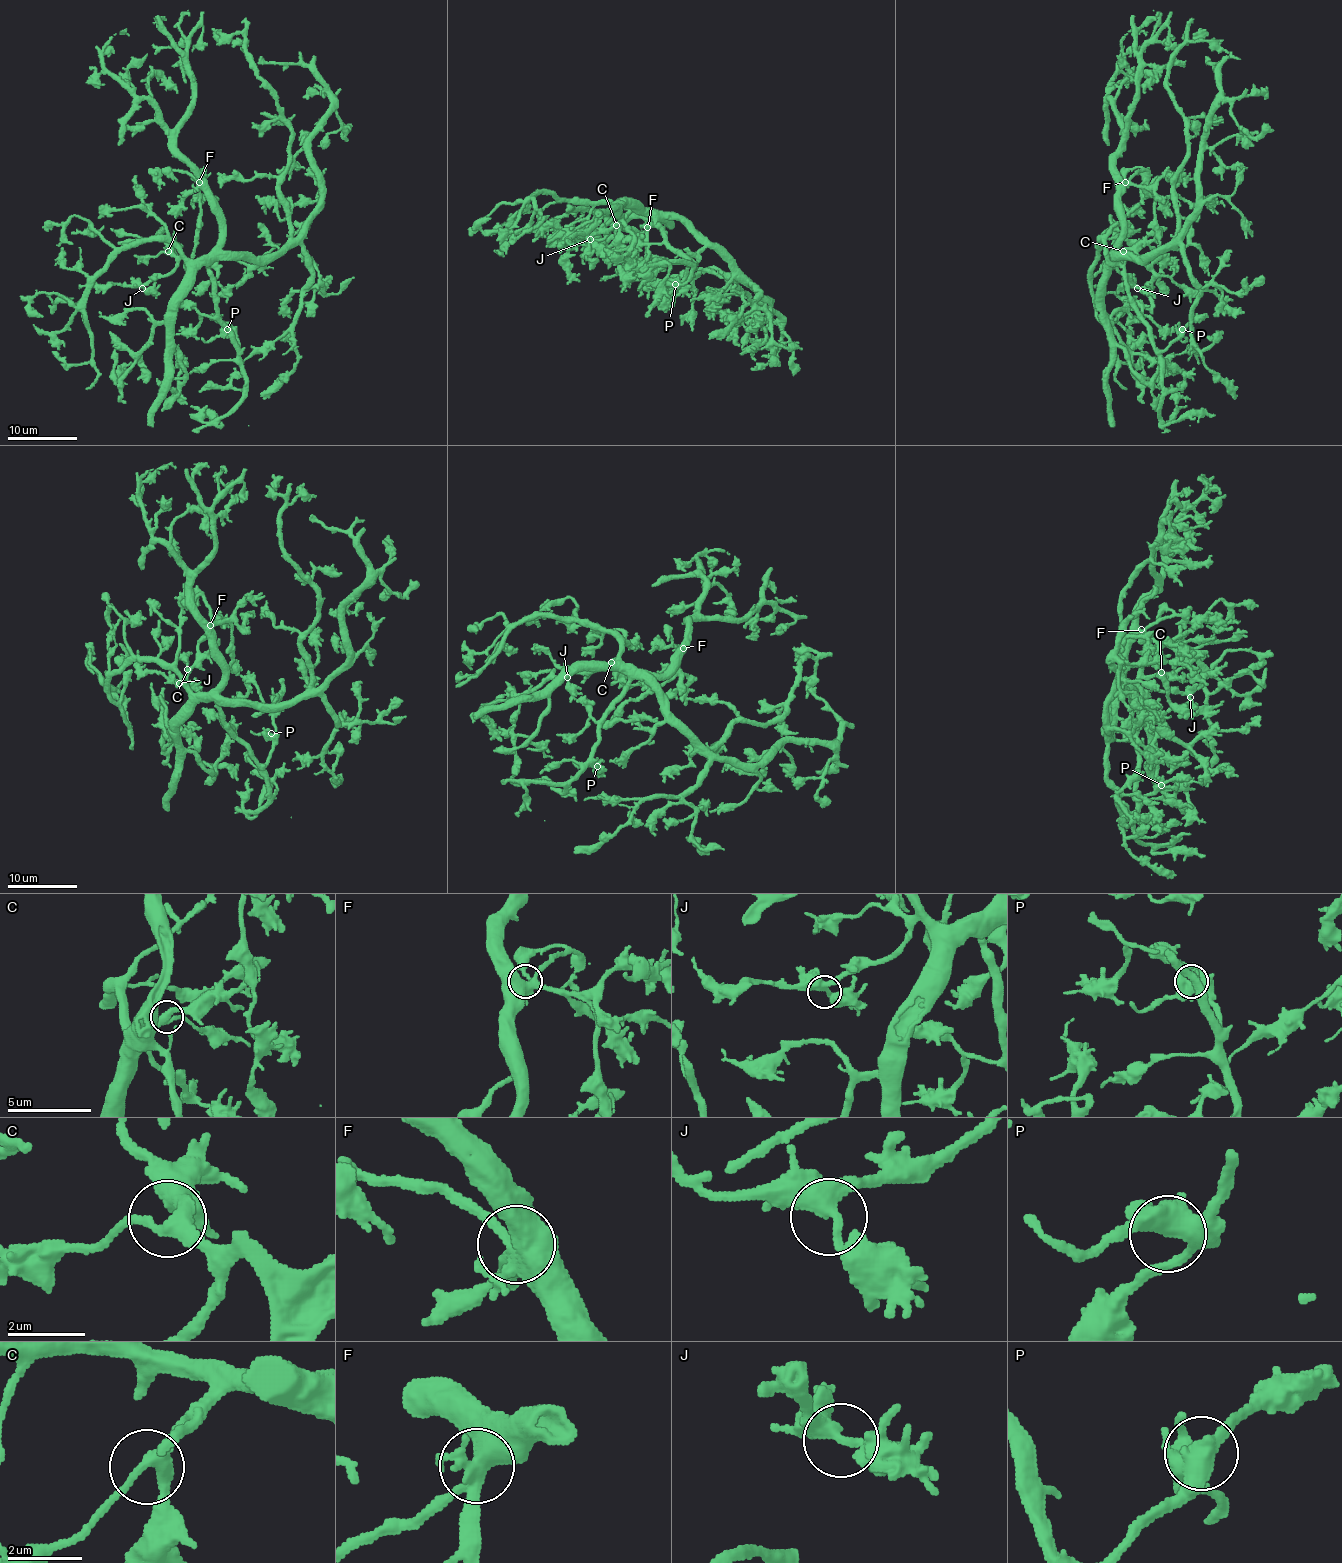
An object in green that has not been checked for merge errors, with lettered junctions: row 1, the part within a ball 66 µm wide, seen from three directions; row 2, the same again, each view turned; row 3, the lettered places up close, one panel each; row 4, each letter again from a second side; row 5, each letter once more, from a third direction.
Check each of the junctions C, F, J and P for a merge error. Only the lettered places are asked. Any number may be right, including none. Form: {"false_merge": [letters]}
{"false_merge": []}

